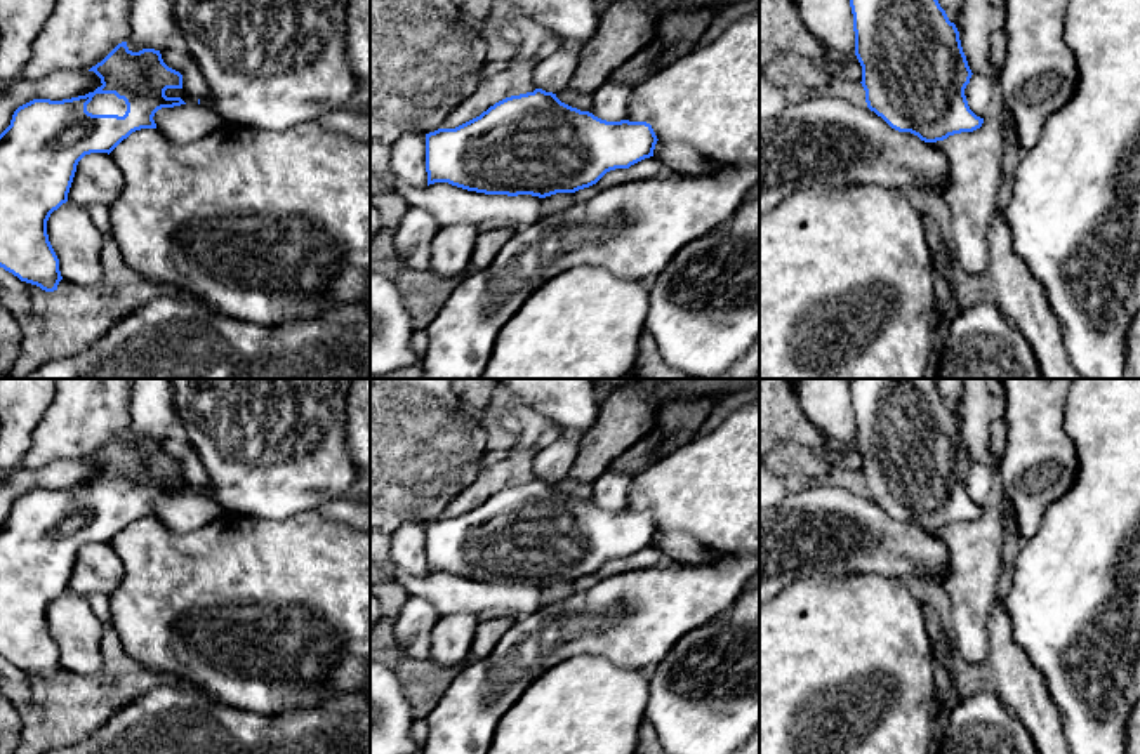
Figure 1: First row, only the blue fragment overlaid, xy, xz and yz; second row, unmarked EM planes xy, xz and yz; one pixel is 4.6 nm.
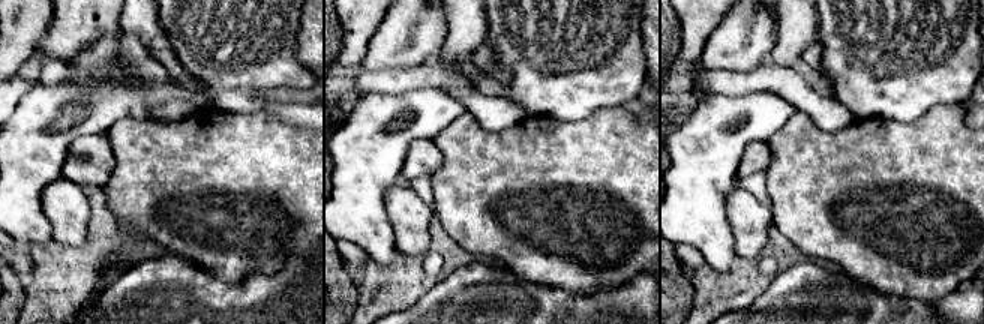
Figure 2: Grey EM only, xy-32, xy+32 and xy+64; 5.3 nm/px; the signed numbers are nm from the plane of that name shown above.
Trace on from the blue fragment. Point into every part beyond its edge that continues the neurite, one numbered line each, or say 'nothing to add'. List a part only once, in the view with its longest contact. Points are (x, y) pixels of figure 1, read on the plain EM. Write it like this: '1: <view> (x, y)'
1: xy (101, 492)

